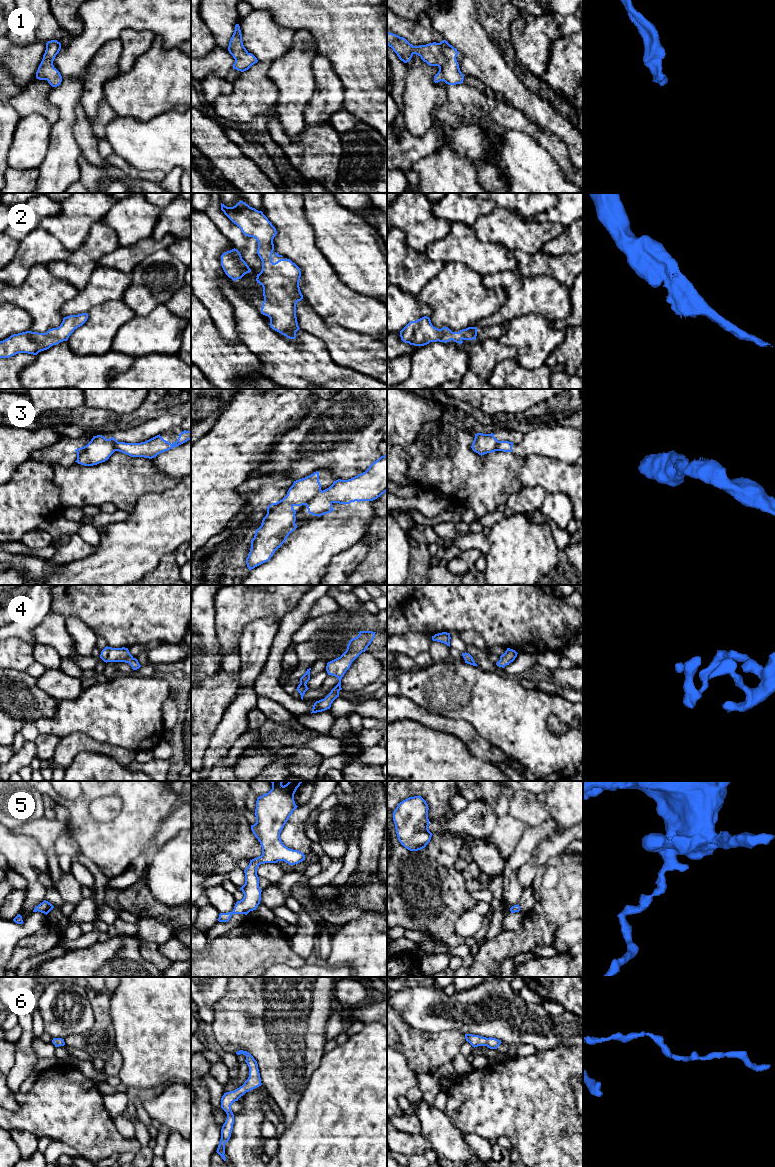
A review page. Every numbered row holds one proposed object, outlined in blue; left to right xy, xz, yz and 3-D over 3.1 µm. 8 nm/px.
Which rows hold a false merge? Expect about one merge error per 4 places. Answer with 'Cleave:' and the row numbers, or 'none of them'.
Cleave: 3

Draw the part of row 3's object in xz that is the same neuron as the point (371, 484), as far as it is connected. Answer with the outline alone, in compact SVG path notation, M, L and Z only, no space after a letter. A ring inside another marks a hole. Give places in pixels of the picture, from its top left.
M387 454L381 456L378 460L373 462L369 468L357 476L348 479L338 479L333 484L321 491L315 498L306 504L308 513L314 516L322 516L334 511L332 508L333 503L350 504L351 502L360 501L373 501L380 497L387 491Z

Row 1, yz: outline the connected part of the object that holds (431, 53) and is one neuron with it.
M387 31L387 45L393 49L404 63L411 60L414 54L430 66L438 66L439 71L434 76L434 82L444 81L448 85L463 83L464 75L456 60L458 51L446 40L440 43L413 46L405 38Z

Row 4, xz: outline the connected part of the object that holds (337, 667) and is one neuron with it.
M360 631L359 635L352 638L346 651L338 658L327 663L326 671L328 675L332 675L338 678L338 684L331 690L331 692L319 701L316 701L312 708L312 713L322 712L330 709L333 701L339 697L339 691L341 688L341 679L350 668L352 662L362 653L365 652L367 647L371 644L375 637L376 632L372 631Z

